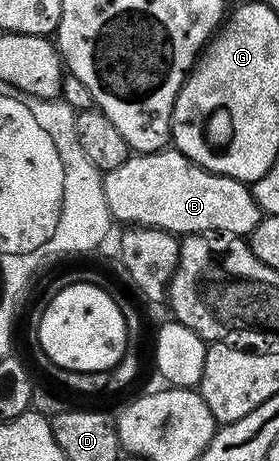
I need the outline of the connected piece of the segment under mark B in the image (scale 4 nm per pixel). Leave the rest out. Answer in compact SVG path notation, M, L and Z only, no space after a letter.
M166 147L157 153L131 155L119 167L108 170L103 177L103 191L107 199L109 216L114 222L125 221L130 226L146 225L168 233L232 233L248 235L263 216L262 206L244 181L236 181L199 167L189 157L184 157L175 147Z

